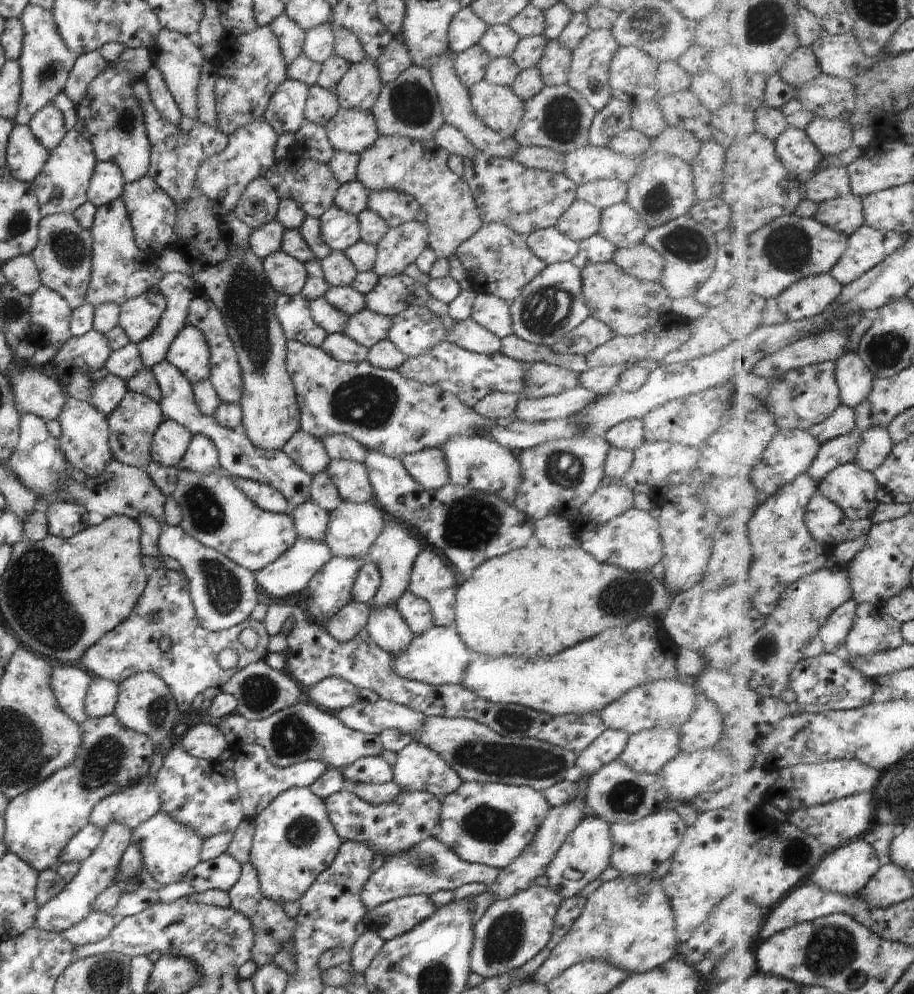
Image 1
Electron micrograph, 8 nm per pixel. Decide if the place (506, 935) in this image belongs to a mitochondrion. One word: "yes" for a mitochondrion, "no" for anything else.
yes

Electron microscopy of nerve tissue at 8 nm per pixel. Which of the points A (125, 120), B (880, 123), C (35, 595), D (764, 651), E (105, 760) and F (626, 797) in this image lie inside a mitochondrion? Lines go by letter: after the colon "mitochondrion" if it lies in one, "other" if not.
A: mitochondrion
B: other
C: mitochondrion
D: mitochondrion
E: mitochondrion
F: mitochondrion

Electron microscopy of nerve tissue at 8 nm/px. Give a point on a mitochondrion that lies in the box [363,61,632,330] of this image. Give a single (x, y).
(563, 122)

